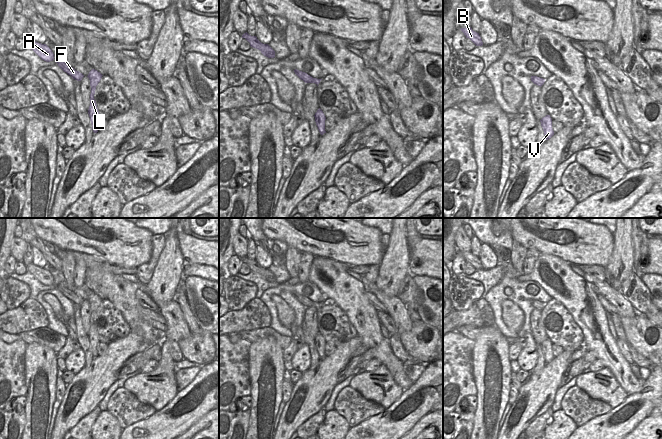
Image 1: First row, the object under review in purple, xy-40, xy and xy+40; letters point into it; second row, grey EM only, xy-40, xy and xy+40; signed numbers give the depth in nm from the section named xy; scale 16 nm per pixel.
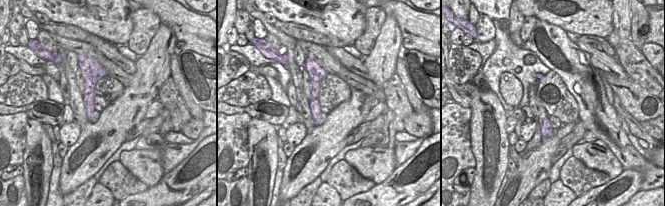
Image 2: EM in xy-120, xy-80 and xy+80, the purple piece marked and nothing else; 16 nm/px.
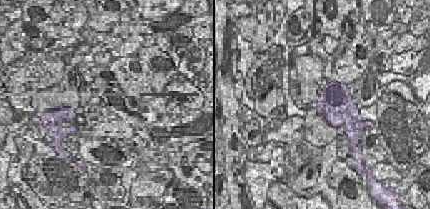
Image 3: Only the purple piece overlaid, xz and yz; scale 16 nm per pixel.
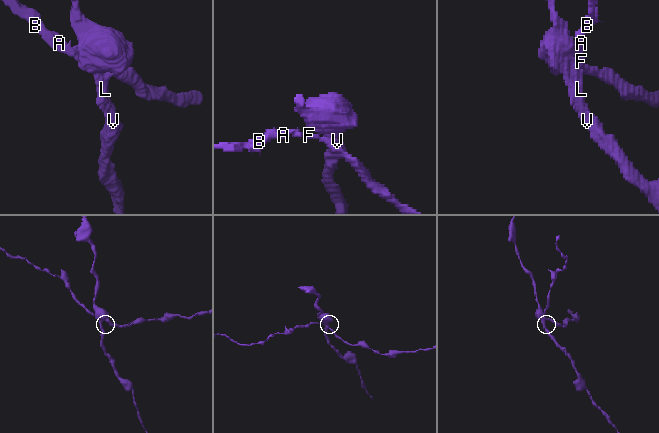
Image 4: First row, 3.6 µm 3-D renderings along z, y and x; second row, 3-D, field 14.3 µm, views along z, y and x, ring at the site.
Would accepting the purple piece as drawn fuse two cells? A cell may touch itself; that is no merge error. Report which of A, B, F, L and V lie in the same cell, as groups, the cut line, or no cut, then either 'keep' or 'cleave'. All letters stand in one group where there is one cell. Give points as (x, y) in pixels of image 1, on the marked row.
groups A B F / L V; cut xy (316, 79), (317, 83); cleave

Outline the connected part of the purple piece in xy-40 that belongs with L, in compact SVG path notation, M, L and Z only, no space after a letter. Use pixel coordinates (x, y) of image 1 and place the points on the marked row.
M92 69L87 76L90 80L90 86L91 86L90 106L88 109L88 114L90 117L90 121L91 121L92 129L94 133L98 132L97 123L98 123L98 120L100 119L97 104L94 99L94 94L95 94L96 86L100 82L102 76L103 75L95 69Z

